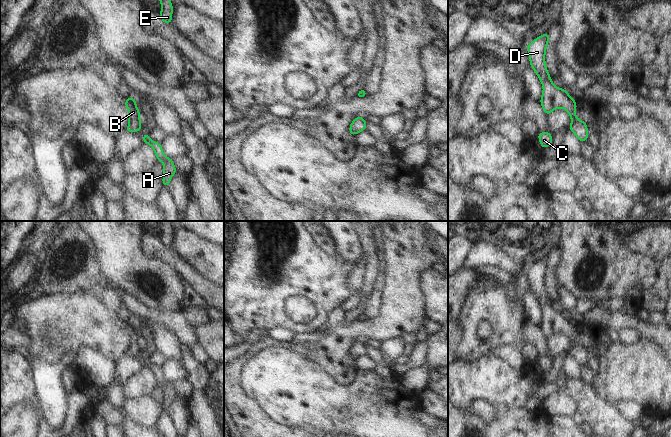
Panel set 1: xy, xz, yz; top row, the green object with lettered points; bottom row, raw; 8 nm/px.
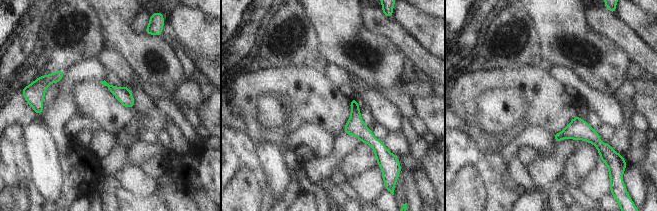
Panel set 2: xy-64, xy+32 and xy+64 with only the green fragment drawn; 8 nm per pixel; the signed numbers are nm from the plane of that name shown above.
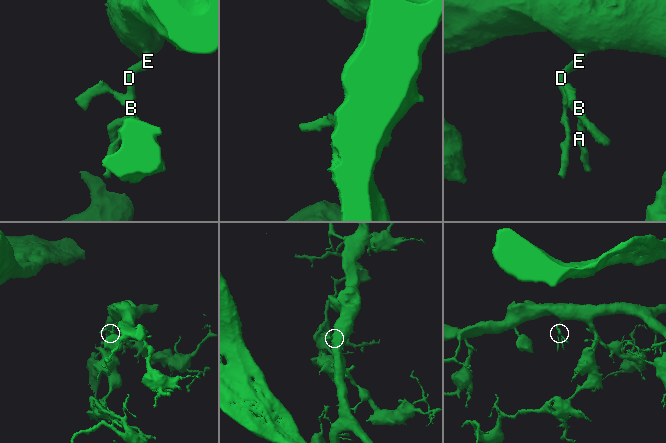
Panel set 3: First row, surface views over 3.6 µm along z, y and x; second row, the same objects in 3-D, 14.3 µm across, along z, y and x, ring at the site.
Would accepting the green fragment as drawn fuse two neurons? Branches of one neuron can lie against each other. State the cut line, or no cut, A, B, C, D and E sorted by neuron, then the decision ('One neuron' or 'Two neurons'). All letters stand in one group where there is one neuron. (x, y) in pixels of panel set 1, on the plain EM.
No split. Groups: A B C D E. One neuron.

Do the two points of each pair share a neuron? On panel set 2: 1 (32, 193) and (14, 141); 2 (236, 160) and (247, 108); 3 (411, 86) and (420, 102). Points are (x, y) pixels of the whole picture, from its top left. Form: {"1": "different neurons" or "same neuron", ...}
{"1": "same neuron", "2": "different neurons", "3": "different neurons"}

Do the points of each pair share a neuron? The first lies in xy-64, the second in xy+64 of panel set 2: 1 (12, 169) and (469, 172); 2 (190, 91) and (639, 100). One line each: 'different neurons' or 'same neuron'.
1: different neurons
2: different neurons

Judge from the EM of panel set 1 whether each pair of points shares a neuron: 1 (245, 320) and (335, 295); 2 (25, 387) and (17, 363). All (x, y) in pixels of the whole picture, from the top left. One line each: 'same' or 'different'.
1: same
2: same

